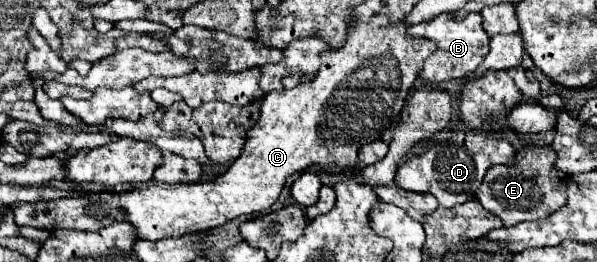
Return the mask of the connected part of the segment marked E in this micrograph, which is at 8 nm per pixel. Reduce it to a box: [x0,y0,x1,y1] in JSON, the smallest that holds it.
[477,144,569,226]

